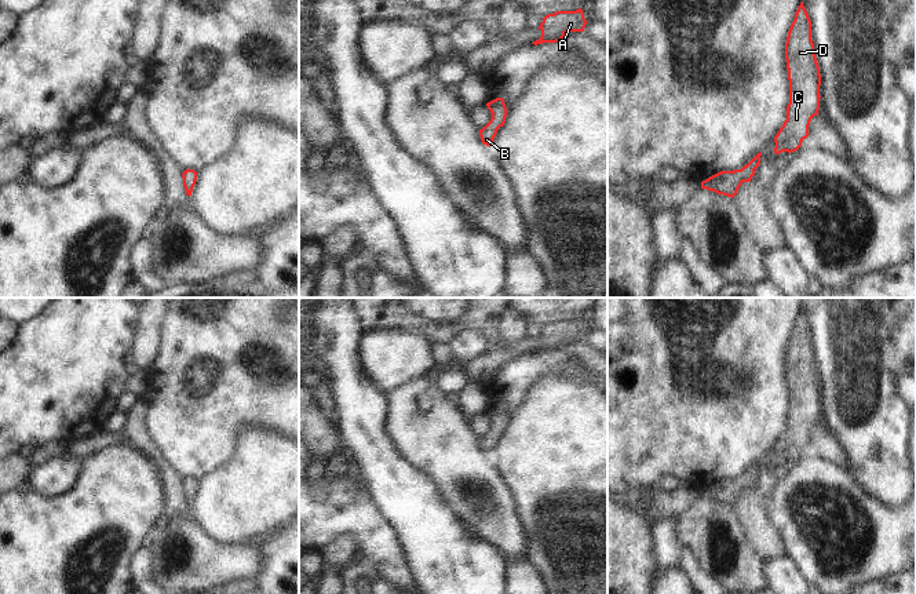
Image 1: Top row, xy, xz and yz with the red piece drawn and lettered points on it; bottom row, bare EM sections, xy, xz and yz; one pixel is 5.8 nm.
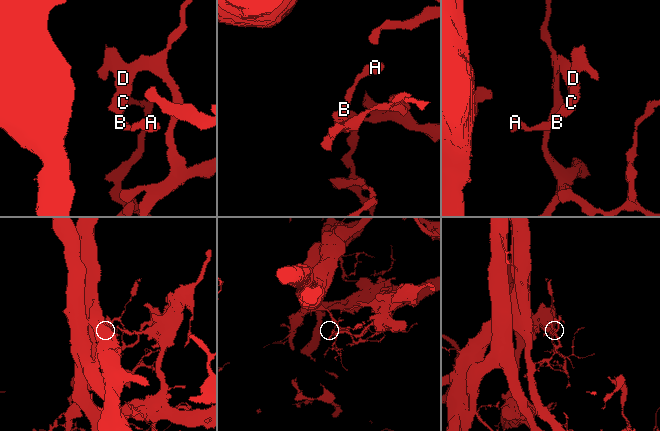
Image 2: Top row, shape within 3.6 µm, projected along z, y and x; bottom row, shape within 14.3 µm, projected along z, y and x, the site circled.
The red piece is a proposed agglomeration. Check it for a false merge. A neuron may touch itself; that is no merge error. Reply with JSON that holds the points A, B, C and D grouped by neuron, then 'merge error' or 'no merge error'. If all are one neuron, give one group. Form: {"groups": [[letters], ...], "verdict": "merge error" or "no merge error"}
{"groups": [["A", "B", "C", "D"]], "verdict": "no merge error"}

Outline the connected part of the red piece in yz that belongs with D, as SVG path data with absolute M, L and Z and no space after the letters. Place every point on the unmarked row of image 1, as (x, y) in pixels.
M803 314L798 316L785 351L789 389L787 429L774 445L774 462L796 460L809 445L809 434L820 419L820 375L811 349L811 329Z

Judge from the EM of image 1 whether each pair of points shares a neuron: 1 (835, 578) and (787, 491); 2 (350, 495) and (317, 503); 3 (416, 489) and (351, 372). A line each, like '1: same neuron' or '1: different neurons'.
1: same neuron
2: same neuron
3: same neuron

